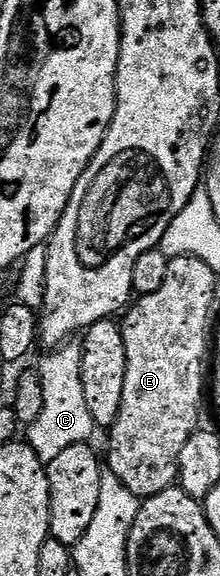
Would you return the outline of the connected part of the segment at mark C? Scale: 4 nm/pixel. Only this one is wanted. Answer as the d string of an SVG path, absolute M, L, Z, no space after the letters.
M66 342L60 348L44 353L38 365L40 380L43 382L43 409L39 418L26 427L26 443L35 450L41 464L55 460L68 446L88 443L96 425L86 405L82 384L82 350L78 343Z

